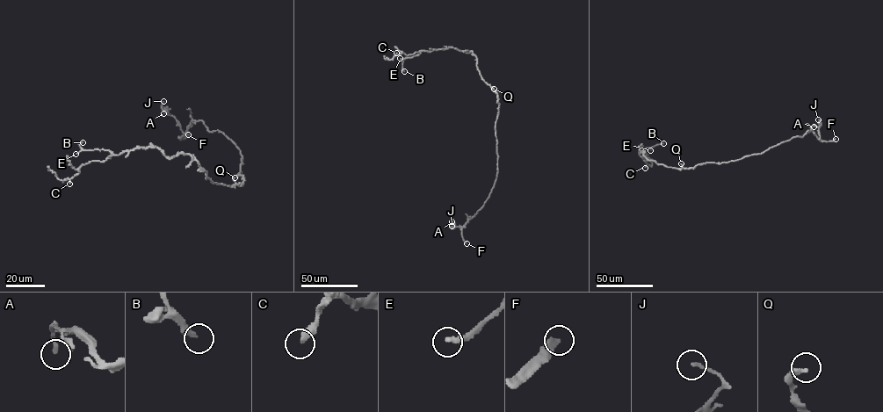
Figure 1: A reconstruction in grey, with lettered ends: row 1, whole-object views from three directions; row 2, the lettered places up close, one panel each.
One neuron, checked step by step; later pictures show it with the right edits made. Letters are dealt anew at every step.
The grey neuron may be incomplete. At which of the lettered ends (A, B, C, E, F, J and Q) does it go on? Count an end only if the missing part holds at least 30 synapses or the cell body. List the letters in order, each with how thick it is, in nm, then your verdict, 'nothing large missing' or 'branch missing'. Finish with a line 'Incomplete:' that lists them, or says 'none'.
A: 200 nm thick; nothing large missing
B: 240 nm thick; branch missing
C: 400 nm thick; nothing large missing
E: 260 nm thick; branch missing
F: 360 nm thick; branch missing
J: 140 nm thick; nothing large missing
Q: 280 nm thick; nothing large missing
Incomplete: B, E, F

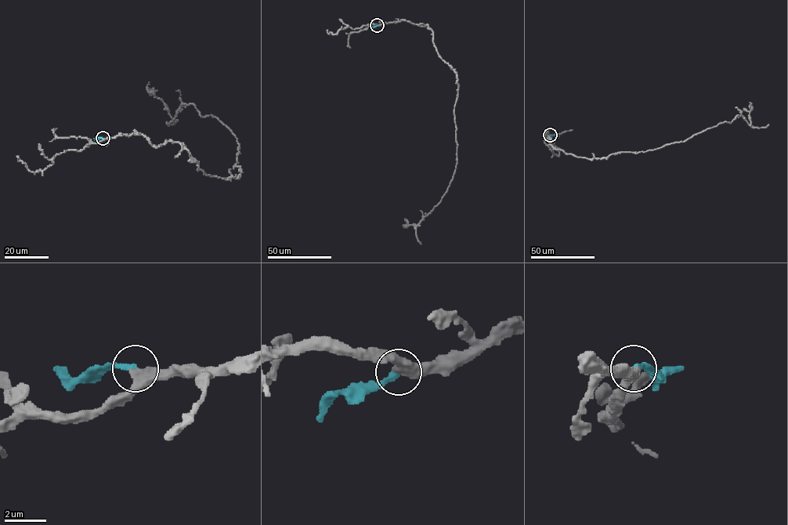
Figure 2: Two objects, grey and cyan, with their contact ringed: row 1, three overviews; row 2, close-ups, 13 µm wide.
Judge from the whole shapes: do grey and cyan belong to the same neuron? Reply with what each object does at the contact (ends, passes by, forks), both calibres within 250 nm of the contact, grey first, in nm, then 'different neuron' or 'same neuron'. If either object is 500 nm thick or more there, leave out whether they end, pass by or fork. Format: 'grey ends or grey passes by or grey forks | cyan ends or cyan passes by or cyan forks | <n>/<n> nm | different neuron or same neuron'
grey passes by | cyan ends | 400/280 nm | same neuron

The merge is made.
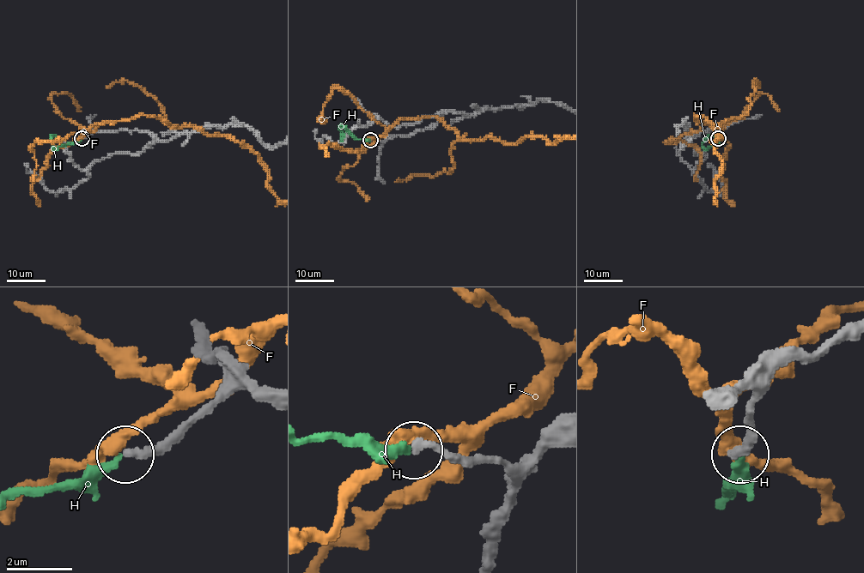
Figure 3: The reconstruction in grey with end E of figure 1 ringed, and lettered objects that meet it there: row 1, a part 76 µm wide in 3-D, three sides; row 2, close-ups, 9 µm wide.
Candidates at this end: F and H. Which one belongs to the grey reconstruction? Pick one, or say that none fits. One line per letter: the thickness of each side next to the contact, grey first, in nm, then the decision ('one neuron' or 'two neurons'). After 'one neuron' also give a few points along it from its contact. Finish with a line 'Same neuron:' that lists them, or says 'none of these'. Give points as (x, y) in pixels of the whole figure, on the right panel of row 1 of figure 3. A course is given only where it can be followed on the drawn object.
F: 260/400 nm | two neurons
H: 260/280 nm | one neuron
Same neuron: H

